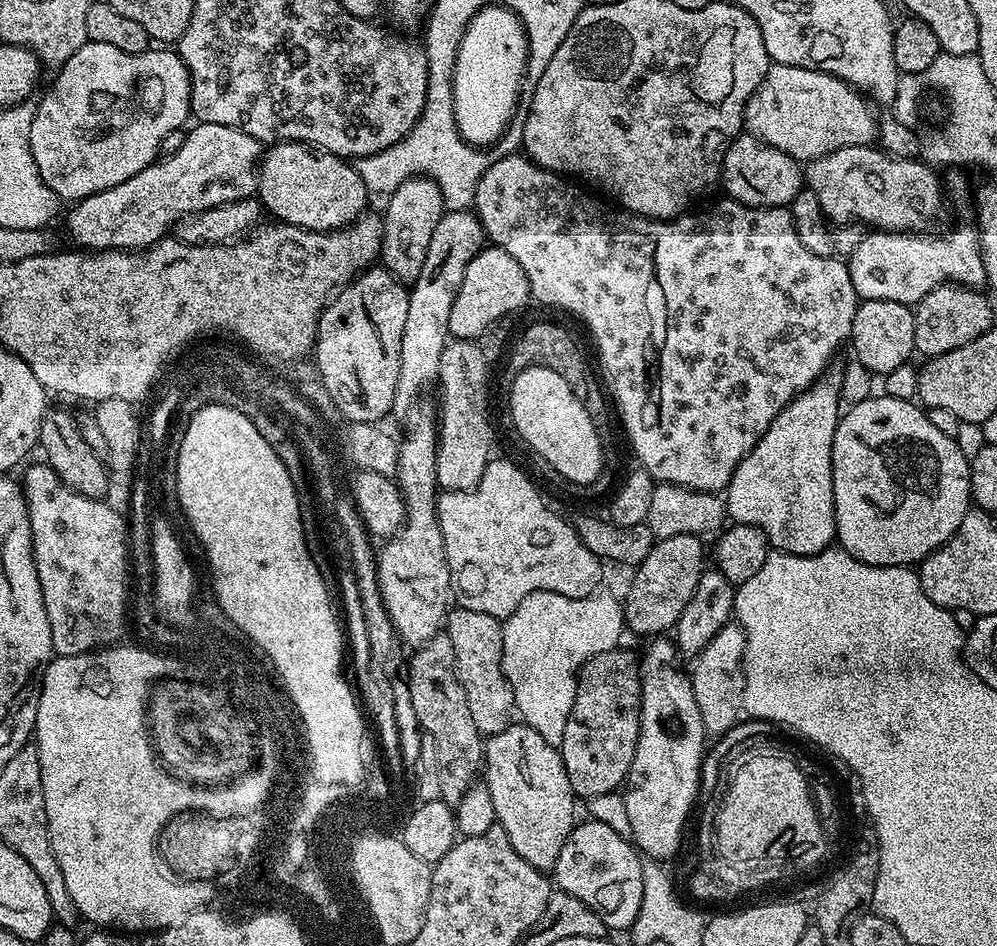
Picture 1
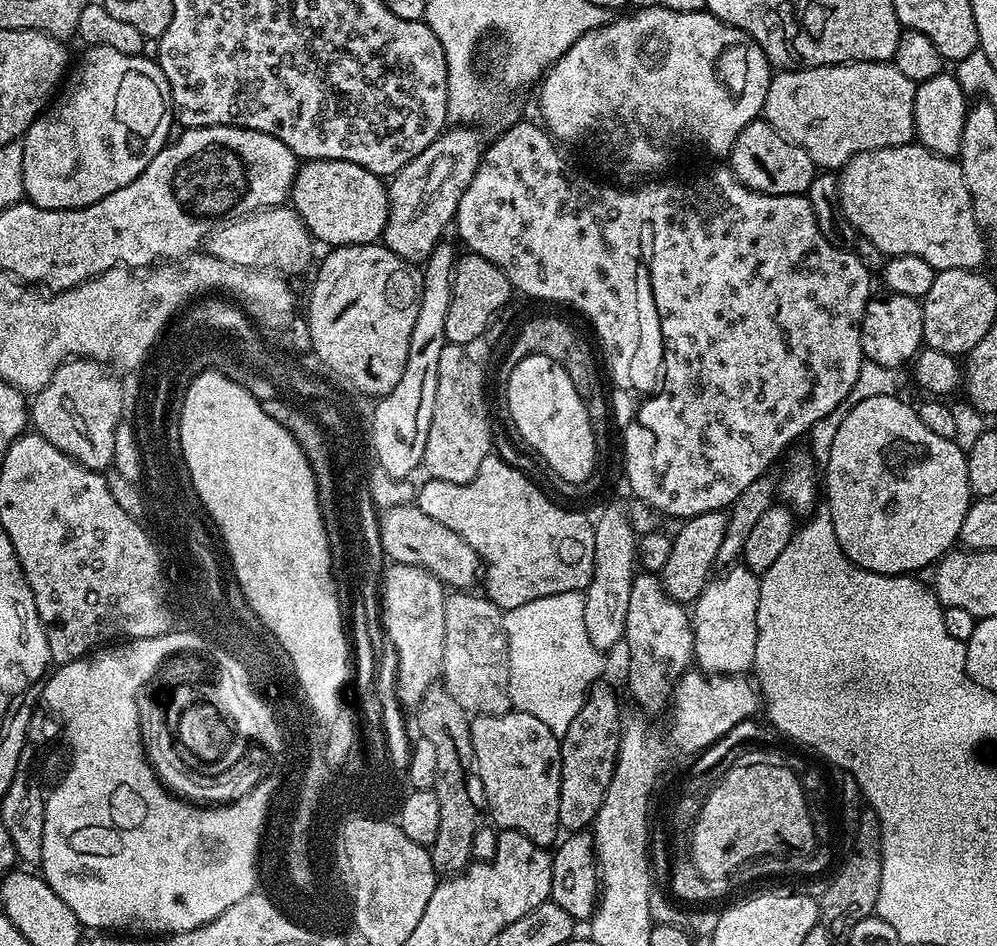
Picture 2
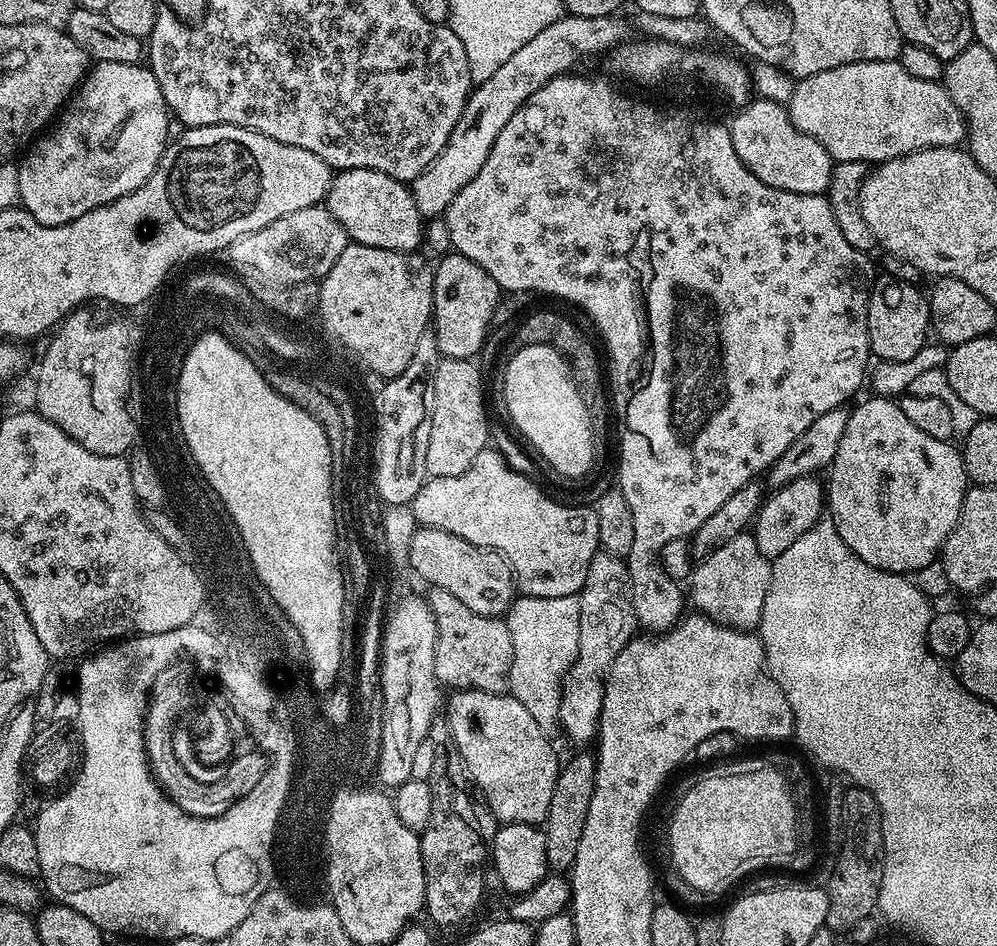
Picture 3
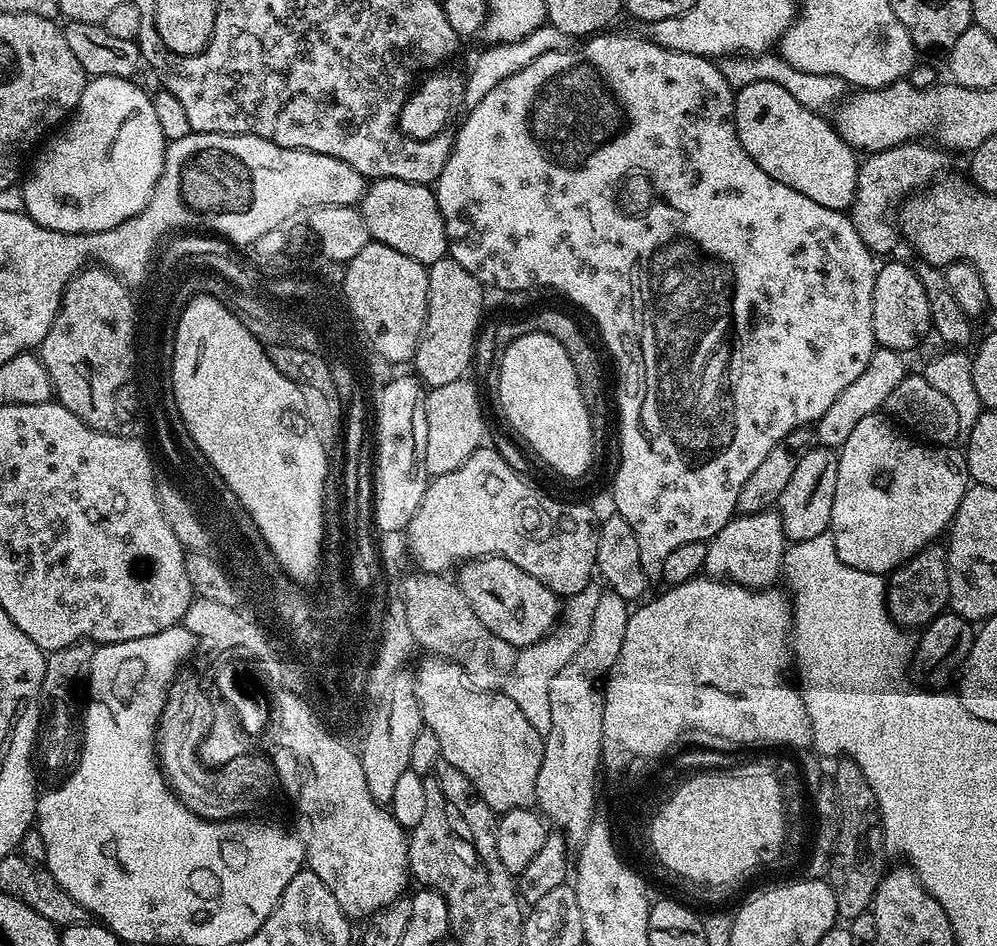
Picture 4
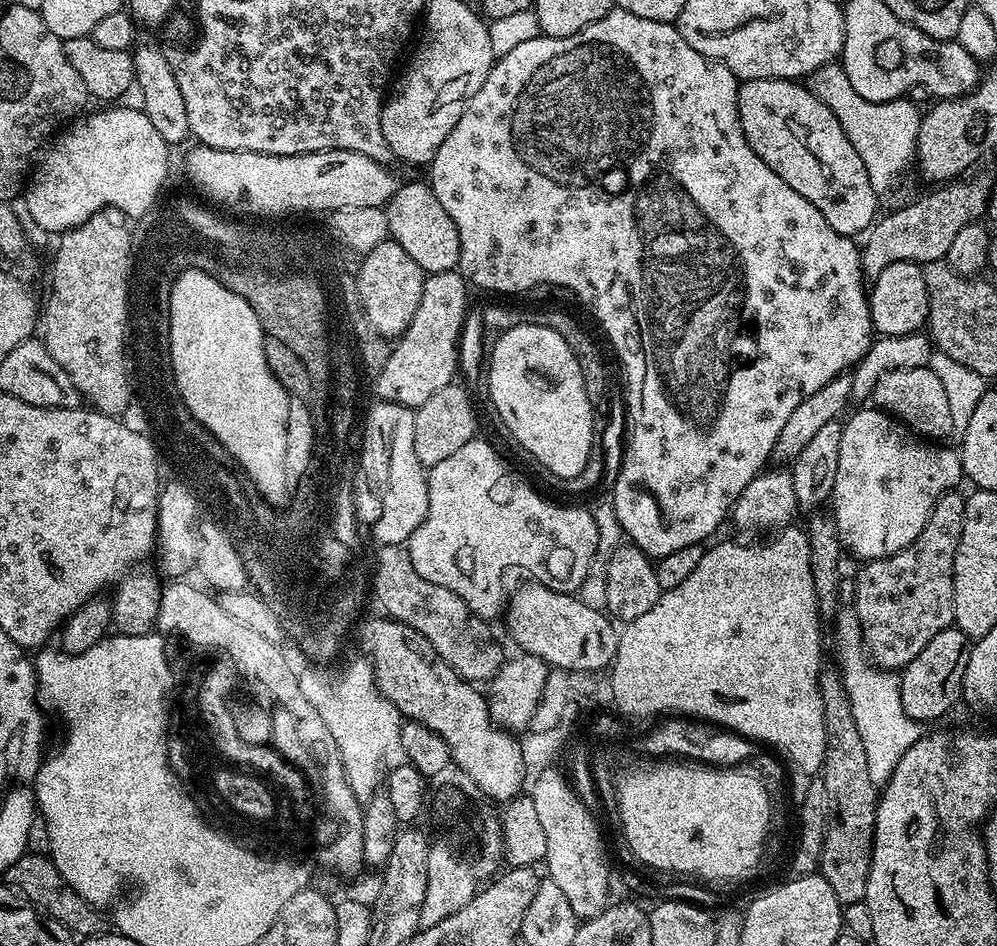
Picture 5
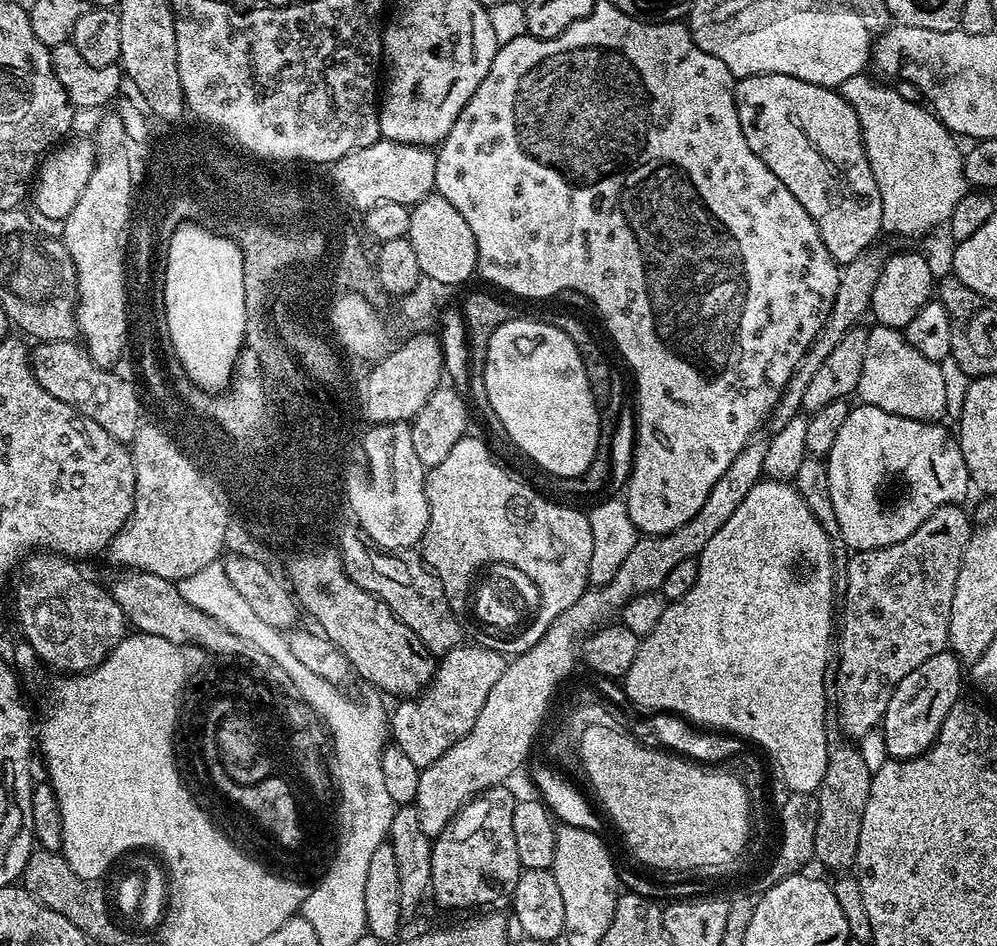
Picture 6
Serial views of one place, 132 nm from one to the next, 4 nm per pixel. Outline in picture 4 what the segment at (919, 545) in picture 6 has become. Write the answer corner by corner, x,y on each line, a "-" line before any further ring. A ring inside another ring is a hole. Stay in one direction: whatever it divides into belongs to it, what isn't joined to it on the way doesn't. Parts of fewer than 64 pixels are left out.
933,542
914,554
900,568
890,573
886,580
888,612
893,622
905,630
923,629
935,616
949,607
948,554
939,543

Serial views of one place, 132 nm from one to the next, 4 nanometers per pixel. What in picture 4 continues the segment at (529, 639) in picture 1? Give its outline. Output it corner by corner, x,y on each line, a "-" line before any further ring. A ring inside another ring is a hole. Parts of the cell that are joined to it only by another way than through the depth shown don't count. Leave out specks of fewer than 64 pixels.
593,582
578,590
578,594
567,597
555,629
538,642
517,651
514,670
510,670
508,675
506,691
510,698
514,698
518,710
522,710
526,722
530,722
530,726
542,734
550,730
550,682
554,682
554,674
558,674
558,670
562,670
562,666
566,666
566,662
570,662
570,658
582,650
590,634
594,609
598,606
601,591
601,585

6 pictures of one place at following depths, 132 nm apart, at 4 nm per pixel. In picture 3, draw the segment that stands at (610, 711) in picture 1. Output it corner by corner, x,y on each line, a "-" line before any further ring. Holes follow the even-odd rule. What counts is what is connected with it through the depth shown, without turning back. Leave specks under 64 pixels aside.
584,750
581,756
565,763
554,786
554,798
550,798
550,810
542,825
548,837
548,866
552,870
571,869
582,842
582,826
586,826
586,810
590,810
590,797
594,794
596,758
591,751
-
564,868
564,869
562,869

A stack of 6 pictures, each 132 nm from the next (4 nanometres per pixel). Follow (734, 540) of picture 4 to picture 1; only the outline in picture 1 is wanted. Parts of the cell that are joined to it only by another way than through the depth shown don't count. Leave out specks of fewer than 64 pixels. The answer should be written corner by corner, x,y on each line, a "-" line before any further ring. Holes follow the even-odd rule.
729,622
725,628
714,634
714,638
710,638
710,642
695,656
691,664
690,675
694,702
698,702
698,714
702,714
702,726
705,733
723,734
730,731
741,719
744,706
744,629
739,623

